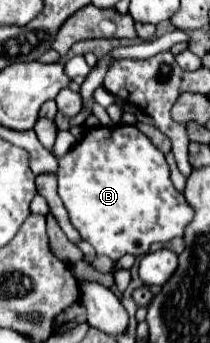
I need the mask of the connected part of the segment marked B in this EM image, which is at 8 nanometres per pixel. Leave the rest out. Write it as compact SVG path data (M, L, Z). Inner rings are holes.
M100 125L90 129L86 137L74 145L74 149L58 159L56 175L58 195L70 213L72 225L98 255L108 255L112 261L122 255L142 257L148 253L152 243L166 243L174 237L182 237L184 227L194 217L194 211L186 203L184 195L172 187L170 169L164 155L134 125L116 125L114 129Z

